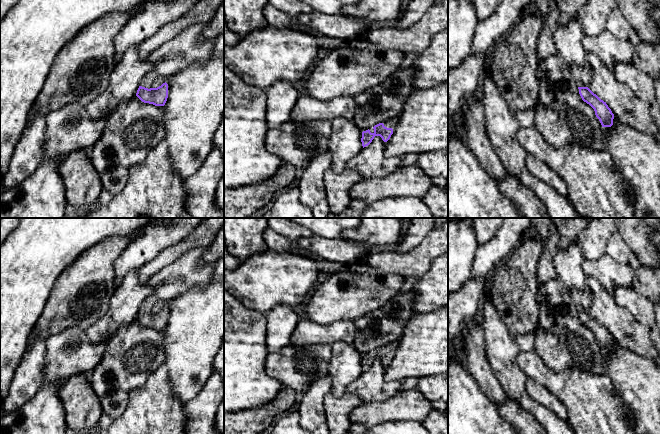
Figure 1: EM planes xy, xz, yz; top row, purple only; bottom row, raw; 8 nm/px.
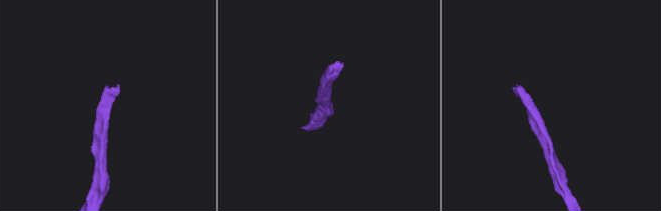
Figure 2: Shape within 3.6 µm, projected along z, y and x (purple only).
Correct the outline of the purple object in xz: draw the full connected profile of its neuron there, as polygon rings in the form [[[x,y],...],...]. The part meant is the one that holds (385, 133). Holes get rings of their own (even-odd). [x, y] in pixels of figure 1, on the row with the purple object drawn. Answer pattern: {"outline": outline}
{"outline": [[[391,118],[363,131],[361,138],[363,148],[368,146],[375,136],[380,136],[384,142],[387,142],[393,134],[393,129],[395,128],[397,121],[397,118]]]}

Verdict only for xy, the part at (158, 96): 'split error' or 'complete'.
split error

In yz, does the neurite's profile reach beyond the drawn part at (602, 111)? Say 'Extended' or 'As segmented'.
Extended

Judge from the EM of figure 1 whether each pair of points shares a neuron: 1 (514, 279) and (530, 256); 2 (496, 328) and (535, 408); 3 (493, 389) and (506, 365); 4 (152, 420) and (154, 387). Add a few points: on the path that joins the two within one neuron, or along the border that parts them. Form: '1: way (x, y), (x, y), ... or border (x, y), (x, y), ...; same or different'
1: way (517, 273), (524, 262); same
2: way (501, 348), (502, 364), (513, 380), (515, 389); same
3: border (487, 358), (492, 372), (508, 397); different
4: way (153, 412), (154, 395); same

